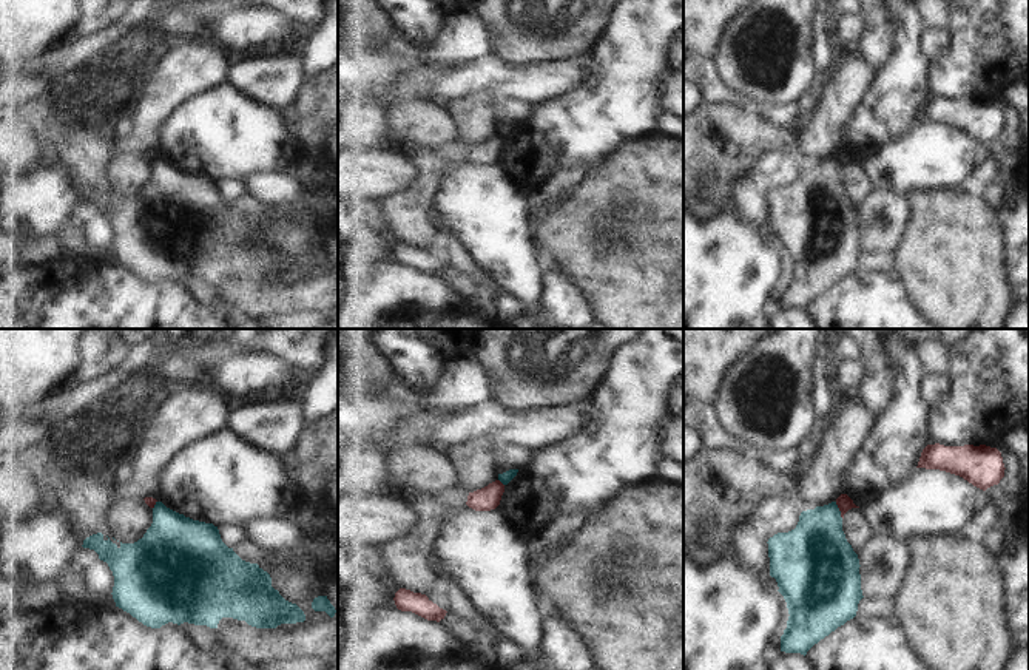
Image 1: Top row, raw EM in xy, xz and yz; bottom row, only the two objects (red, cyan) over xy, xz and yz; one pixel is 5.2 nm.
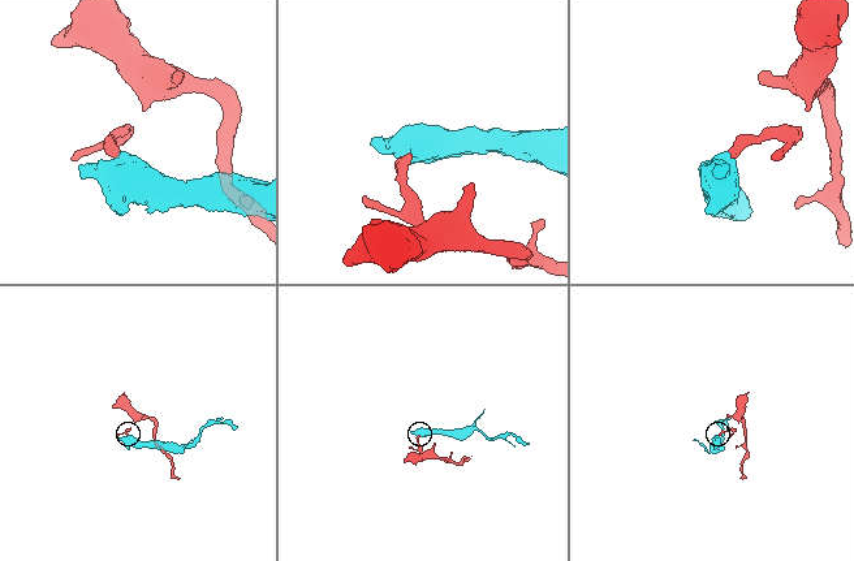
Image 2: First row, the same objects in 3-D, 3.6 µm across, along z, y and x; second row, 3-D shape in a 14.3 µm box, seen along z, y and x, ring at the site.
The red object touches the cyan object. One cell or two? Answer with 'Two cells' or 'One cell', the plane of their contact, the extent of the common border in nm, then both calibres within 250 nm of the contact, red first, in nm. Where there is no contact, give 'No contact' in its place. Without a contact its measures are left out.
Two cells. Touches red in yz. Shared border 100 nm. Thickness 80 nm (red) against 340 nm.

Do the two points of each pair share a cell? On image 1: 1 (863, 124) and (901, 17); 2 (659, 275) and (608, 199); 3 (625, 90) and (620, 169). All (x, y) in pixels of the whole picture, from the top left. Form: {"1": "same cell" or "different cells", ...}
{"1": "same cell", "2": "same cell", "3": "different cells"}

